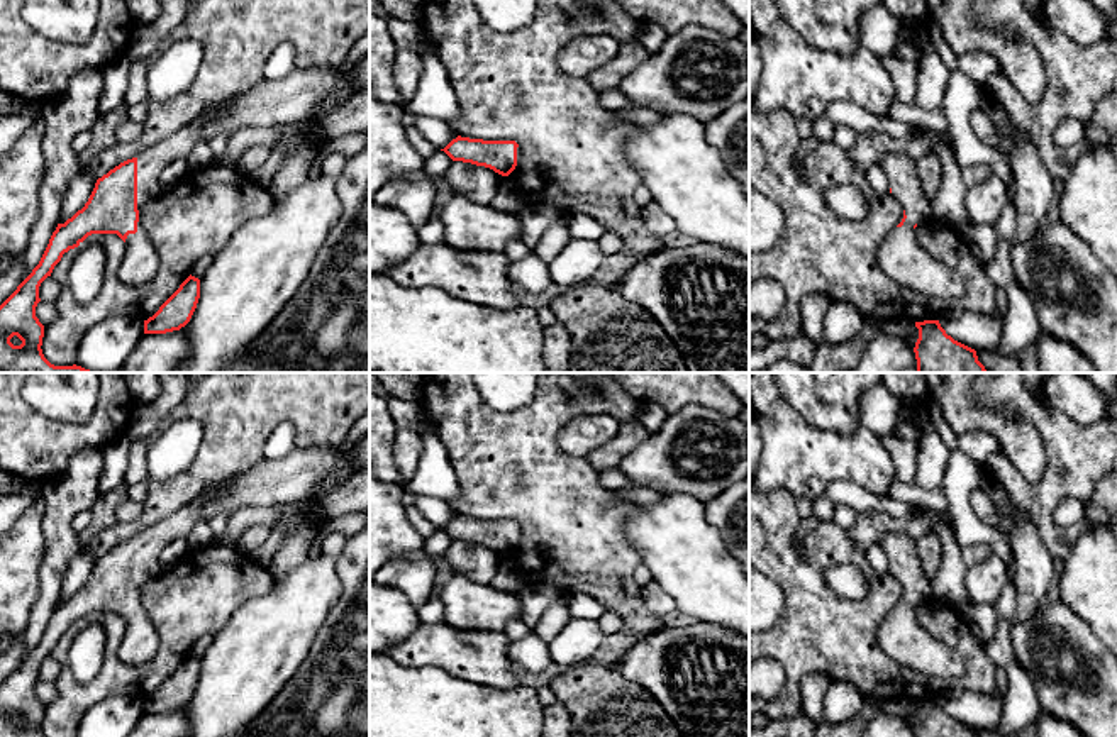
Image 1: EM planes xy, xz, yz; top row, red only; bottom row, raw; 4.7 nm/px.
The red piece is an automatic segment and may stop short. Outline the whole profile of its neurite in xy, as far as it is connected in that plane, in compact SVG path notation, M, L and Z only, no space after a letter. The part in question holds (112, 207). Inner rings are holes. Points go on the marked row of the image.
M232 100L205 110L190 125L110 169L97 180L85 207L58 224L39 264L0 305L0 373L95 373L76 364L54 366L44 357L44 325L36 317L41 283L51 276L64 252L92 234L117 234L124 241L125 252L119 268L124 285L151 281L159 271L159 254L139 213L164 191L159 180L163 169L171 161L186 158L203 141L207 124Z

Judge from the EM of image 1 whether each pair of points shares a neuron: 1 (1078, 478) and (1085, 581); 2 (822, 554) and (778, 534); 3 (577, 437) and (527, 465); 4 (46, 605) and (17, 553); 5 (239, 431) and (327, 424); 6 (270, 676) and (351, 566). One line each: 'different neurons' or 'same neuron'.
1: different neurons
2: same neuron
3: different neurons
4: different neurons
5: same neuron
6: different neurons

